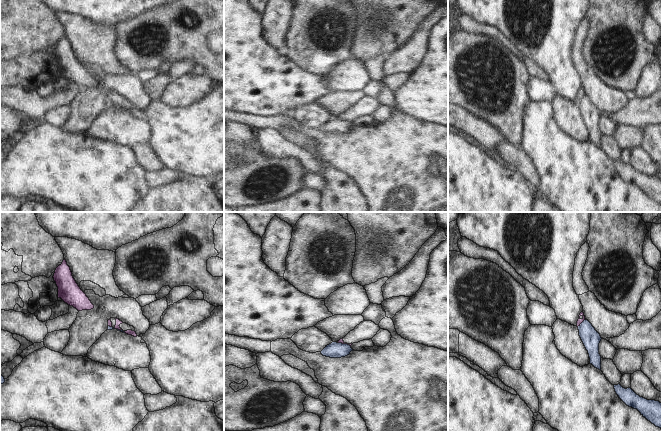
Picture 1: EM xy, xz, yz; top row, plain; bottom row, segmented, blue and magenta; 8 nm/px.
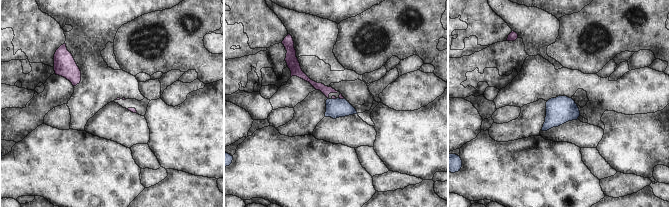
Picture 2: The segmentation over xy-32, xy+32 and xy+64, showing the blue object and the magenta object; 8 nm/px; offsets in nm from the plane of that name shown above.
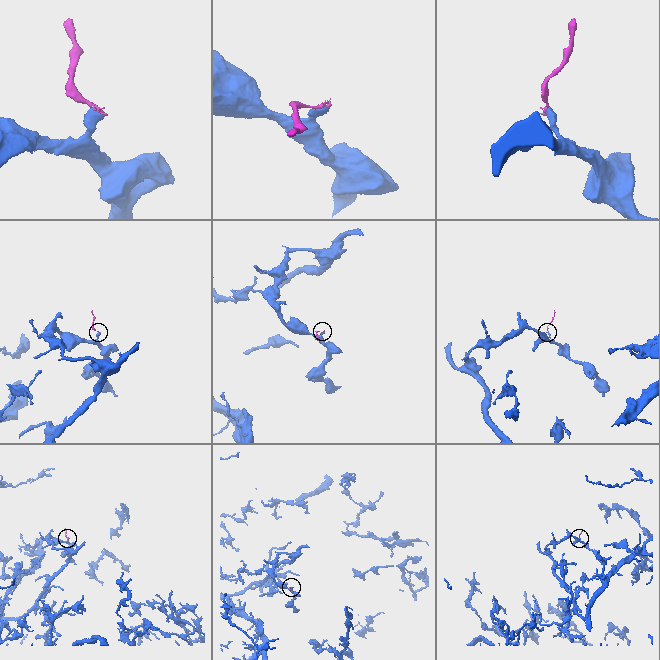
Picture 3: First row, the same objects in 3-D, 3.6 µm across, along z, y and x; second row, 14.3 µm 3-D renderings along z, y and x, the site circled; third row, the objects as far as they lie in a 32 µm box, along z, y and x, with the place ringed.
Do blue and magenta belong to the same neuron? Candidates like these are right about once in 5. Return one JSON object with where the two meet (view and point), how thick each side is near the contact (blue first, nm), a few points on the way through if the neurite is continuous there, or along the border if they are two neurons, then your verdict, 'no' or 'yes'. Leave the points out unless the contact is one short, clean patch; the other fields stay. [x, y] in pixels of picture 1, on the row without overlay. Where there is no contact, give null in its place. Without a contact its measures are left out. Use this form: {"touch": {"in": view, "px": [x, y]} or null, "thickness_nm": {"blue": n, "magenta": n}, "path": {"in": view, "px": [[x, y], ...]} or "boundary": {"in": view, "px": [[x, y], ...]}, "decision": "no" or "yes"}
{"touch": {"in": "xz", "px": [344, 120]}, "thickness_nm": {"blue": 130, "magenta": 30}, "boundary": {"in": "xz", "px": [[338, 118], [350, 122]]}, "decision": "no"}

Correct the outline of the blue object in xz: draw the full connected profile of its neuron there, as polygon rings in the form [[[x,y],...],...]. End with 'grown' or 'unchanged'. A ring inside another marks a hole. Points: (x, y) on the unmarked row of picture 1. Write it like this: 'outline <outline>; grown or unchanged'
outline [[[332,118],[321,127],[321,130],[330,134],[341,134],[349,131],[351,127],[353,125],[348,120]]]; unchanged

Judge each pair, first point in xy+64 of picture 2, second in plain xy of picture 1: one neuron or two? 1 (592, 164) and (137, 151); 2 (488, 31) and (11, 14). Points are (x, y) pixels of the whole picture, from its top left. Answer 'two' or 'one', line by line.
1: one
2: one

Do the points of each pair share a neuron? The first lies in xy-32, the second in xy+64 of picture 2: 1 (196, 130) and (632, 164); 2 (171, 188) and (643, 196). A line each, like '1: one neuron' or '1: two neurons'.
1: one neuron
2: one neuron

